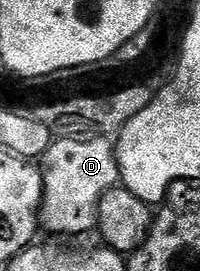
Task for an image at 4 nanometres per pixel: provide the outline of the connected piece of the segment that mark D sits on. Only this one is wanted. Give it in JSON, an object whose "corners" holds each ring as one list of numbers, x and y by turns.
{"corners":[[60,136,55,140,56,142,49,141,46,149,42,155,42,163,39,167,40,172,40,184,42,187,42,197,40,200,40,208,38,211,38,217,40,219,41,227,46,231,49,230,52,234,88,234,93,233,96,230,96,217,98,216,98,204,102,200,102,196,106,196,108,190,114,189,120,182,120,165,116,162,116,147,107,137,104,136]]}

